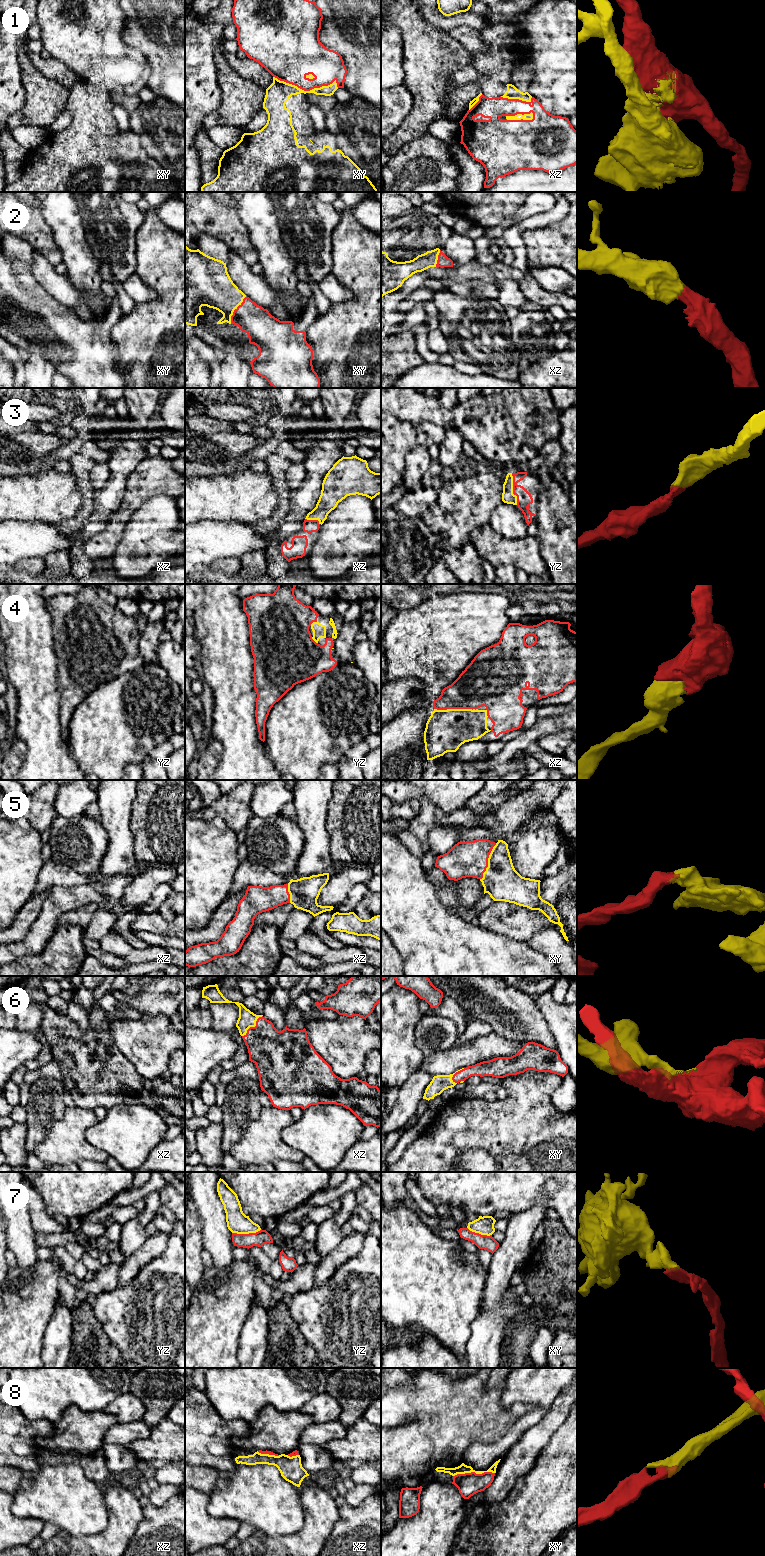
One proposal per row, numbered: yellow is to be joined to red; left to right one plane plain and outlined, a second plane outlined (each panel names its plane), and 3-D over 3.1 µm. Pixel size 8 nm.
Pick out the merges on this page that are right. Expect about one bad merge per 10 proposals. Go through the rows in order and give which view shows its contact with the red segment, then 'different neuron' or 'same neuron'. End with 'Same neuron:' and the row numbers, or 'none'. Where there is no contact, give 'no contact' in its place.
1: meets red in xy; same neuron
2: meets red in xy; same neuron
3: meets red in yz; same neuron
4: meets red in xz; same neuron
5: meets red in xy; same neuron
6: meets red in xz; same neuron
7: meets red in yz; different neuron
8: meets red in xy; same neuron
Same neuron: 1, 2, 3, 4, 5, 6, 8

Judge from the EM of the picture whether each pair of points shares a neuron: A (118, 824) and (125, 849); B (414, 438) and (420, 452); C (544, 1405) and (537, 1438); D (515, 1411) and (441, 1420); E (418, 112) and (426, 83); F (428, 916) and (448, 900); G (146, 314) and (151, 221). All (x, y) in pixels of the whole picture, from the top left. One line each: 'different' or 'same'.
A: same
B: different
C: different
D: same
E: same
F: different
G: same

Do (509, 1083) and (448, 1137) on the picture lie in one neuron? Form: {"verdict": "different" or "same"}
{"verdict": "same"}

